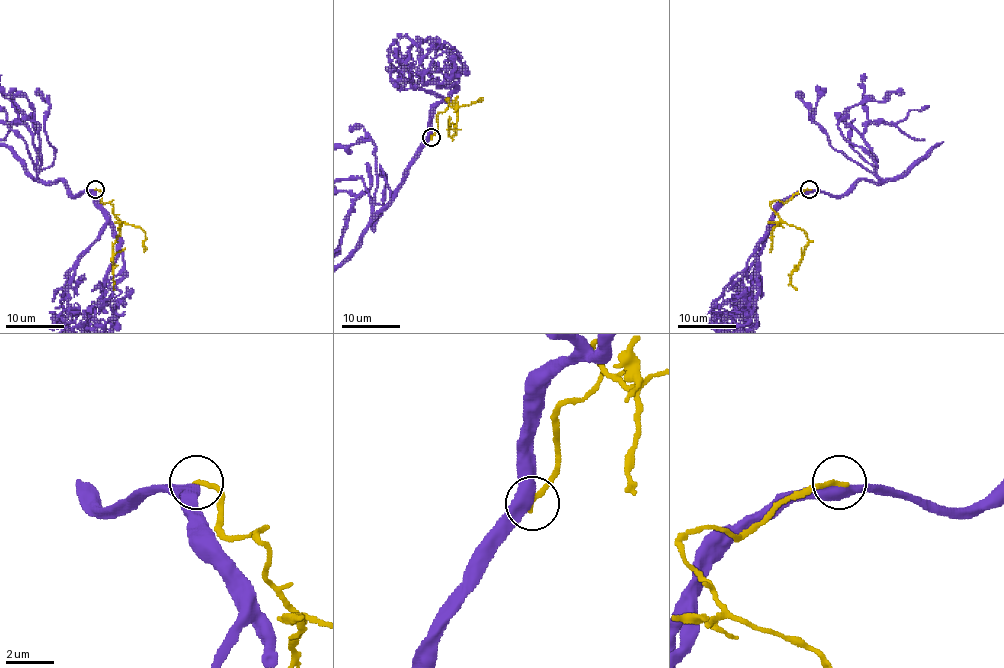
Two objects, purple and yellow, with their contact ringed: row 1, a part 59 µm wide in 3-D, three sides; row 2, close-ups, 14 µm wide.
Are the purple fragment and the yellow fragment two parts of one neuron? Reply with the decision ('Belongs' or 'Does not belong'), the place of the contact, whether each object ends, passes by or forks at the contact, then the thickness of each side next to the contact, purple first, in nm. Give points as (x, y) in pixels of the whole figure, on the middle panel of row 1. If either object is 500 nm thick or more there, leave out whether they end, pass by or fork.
Does not belong. Place: (431, 137). Thickness 500 nm (purple) against 220 nm

